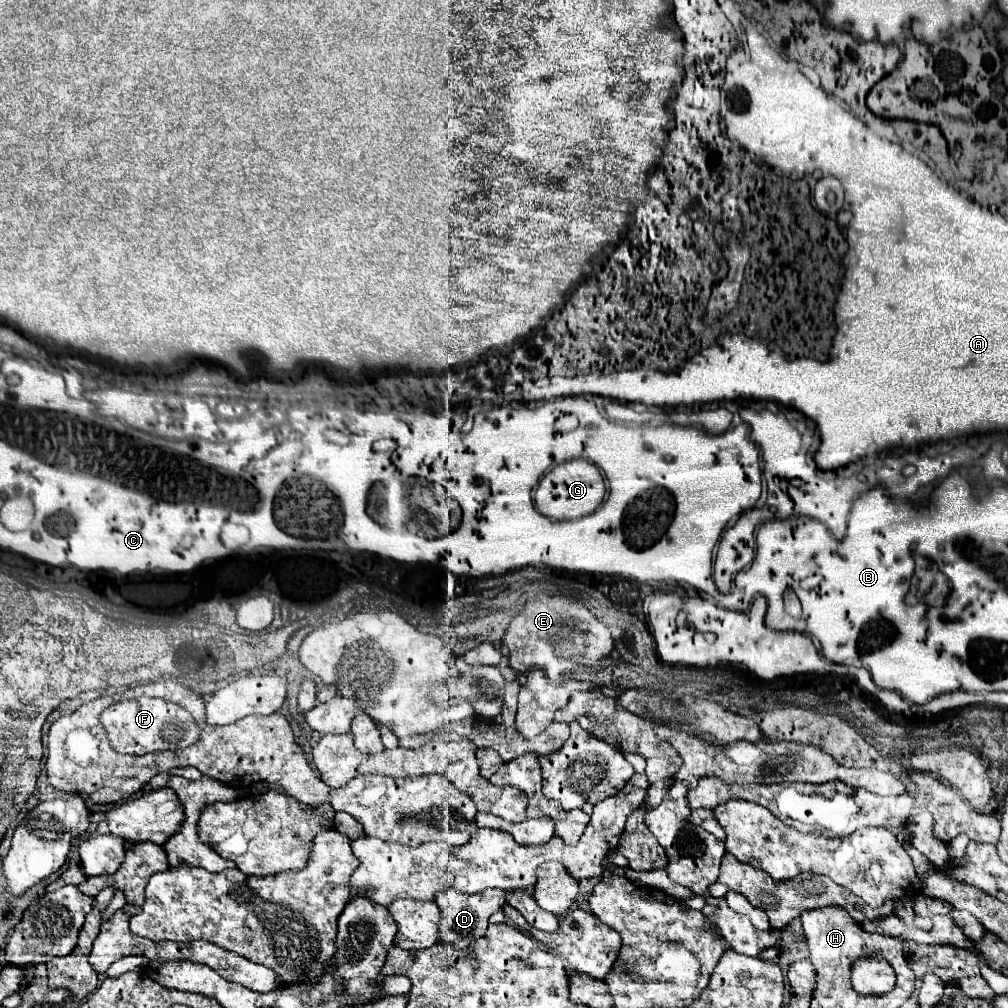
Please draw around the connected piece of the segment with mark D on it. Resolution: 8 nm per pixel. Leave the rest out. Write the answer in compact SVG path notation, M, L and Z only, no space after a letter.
M447 889L437 895L435 903L441 909L441 923L439 923L439 941L449 943L455 949L469 949L475 939L479 939L485 929L489 917L499 911L505 903L505 891L501 889L485 889L475 895L465 895L455 889Z

